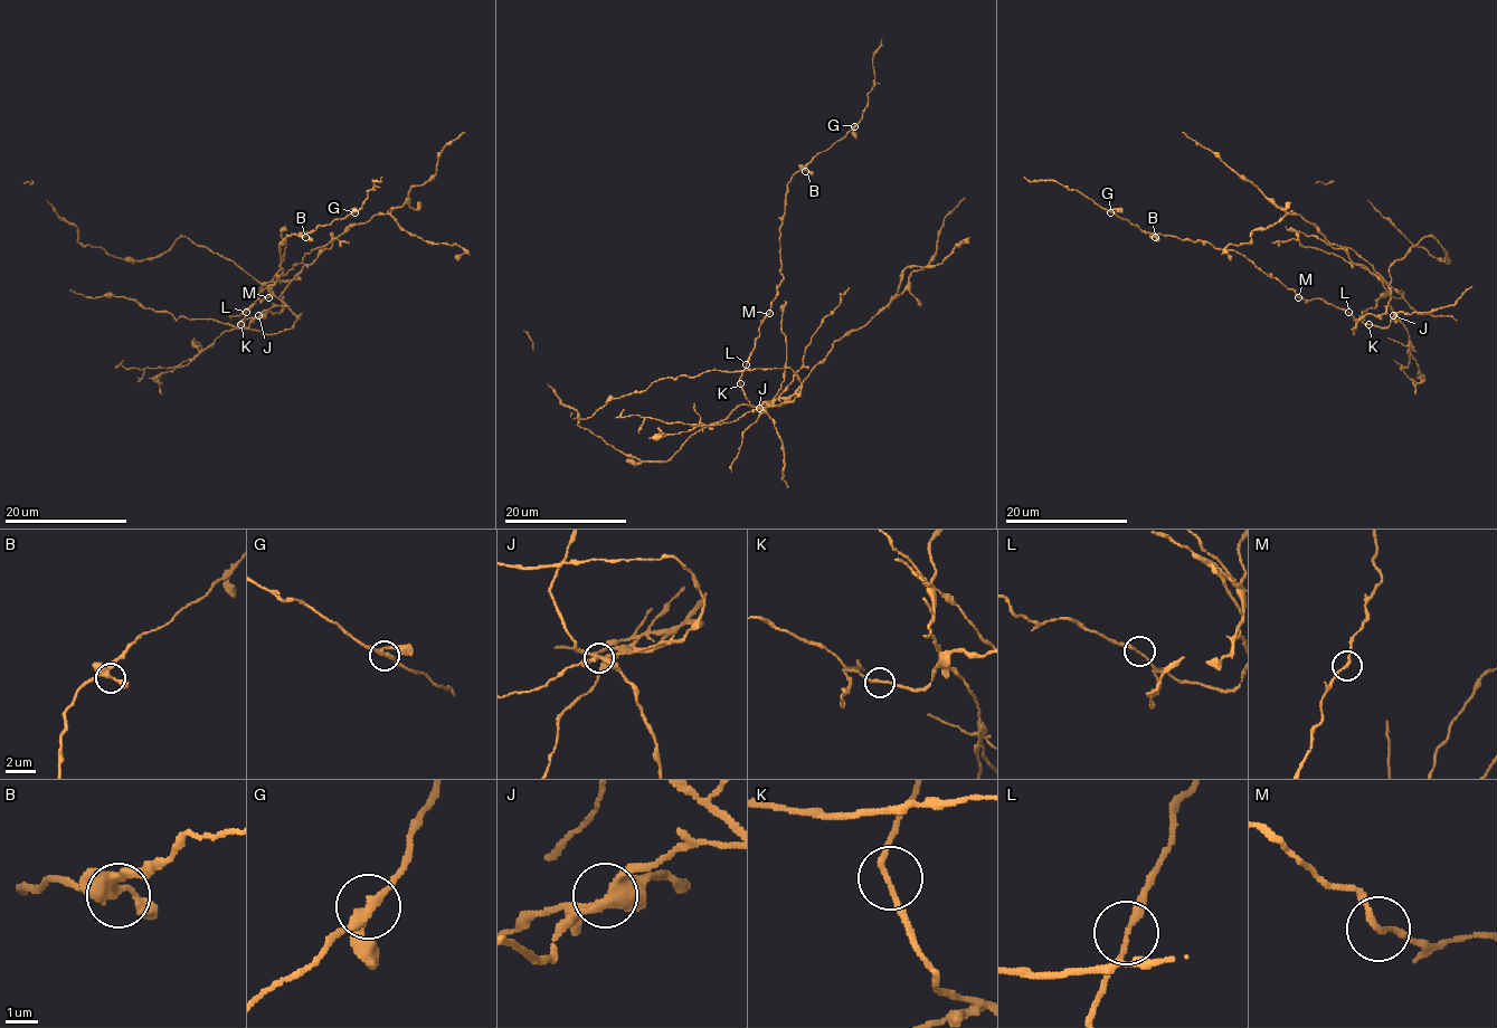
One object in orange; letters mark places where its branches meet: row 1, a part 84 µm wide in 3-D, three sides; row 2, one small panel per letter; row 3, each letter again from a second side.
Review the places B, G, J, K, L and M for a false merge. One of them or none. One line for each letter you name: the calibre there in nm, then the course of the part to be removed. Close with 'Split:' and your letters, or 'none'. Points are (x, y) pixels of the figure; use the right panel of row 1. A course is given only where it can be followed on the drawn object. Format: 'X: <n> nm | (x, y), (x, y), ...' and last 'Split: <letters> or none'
J: 320 nm
Split: J

